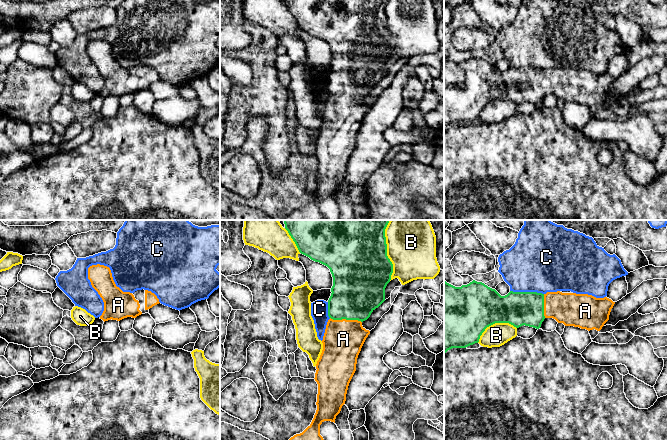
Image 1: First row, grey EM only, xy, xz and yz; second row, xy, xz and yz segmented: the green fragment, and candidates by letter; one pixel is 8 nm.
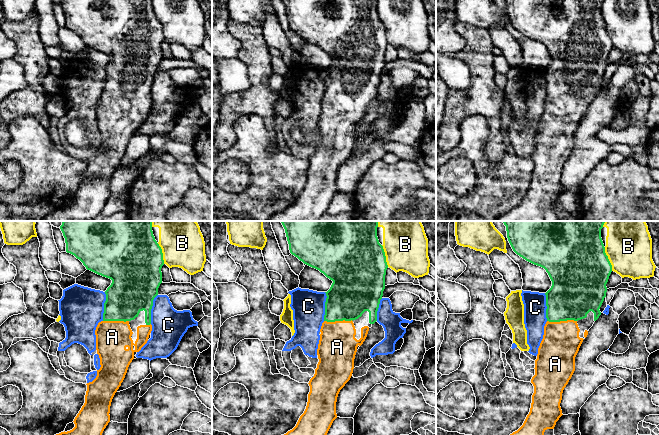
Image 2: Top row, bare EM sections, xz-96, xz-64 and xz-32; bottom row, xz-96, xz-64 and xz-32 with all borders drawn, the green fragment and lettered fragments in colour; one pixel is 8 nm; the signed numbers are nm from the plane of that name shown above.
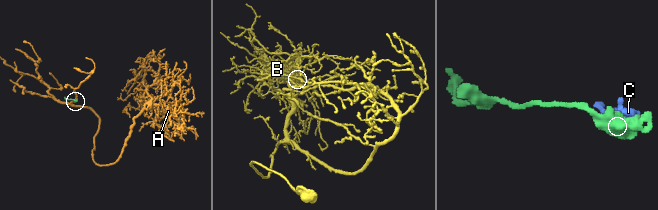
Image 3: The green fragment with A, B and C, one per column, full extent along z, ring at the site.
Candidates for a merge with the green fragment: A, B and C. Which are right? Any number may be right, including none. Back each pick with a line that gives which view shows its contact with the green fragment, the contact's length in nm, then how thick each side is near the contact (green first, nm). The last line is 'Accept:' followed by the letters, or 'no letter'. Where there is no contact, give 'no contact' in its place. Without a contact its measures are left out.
A: contact in xz; length 260 nm; calibres 400 and 320 nm
Accept: A

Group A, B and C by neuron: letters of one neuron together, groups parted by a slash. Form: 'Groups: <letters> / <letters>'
Groups: A / B / C

